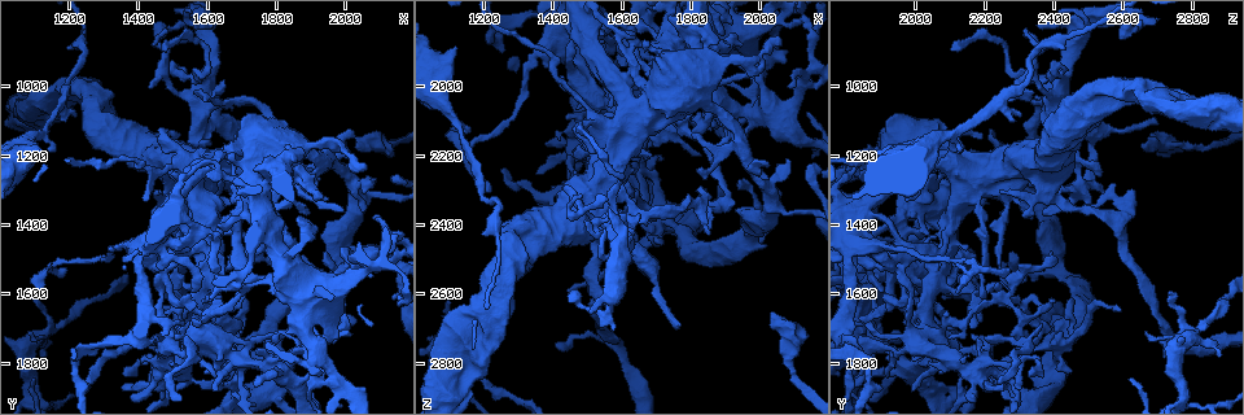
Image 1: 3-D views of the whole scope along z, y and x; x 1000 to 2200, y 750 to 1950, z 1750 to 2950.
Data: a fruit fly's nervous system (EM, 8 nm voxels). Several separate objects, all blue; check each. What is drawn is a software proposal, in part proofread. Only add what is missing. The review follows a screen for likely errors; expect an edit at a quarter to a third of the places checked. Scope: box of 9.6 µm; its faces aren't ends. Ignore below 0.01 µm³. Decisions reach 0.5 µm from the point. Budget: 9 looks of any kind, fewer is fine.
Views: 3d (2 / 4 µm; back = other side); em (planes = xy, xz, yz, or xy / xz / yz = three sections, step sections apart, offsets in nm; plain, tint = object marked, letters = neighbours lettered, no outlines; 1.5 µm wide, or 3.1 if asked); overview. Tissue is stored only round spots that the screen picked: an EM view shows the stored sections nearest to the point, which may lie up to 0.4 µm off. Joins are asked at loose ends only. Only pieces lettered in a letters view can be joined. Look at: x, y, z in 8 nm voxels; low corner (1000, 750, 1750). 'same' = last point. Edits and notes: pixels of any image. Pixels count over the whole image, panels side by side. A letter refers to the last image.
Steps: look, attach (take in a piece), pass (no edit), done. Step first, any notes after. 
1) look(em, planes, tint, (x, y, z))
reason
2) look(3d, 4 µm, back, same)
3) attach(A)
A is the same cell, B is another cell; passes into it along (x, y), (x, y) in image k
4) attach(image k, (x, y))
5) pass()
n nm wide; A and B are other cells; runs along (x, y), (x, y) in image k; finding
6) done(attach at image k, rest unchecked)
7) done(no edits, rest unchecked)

look(3d, 2 µm, (1450, 870, 2590))
tapers out

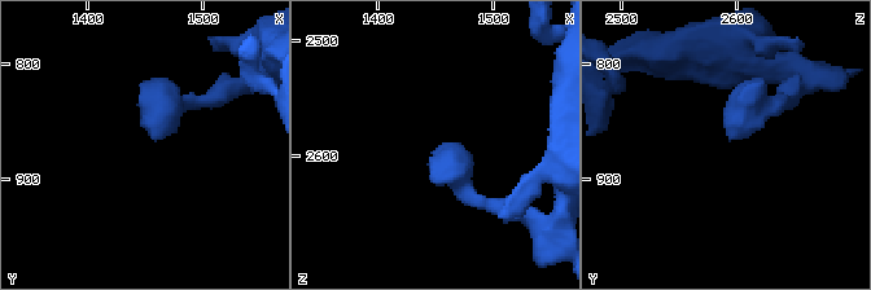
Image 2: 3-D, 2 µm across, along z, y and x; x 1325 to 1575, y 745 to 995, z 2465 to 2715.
look(em, planes, tint, (1460, 868, 2594))
shape alone is not enough

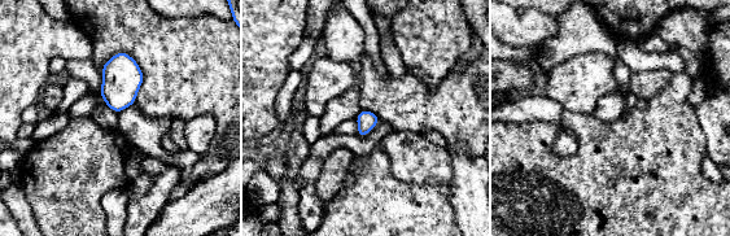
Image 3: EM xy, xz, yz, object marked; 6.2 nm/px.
look(em, planes, letters, same)

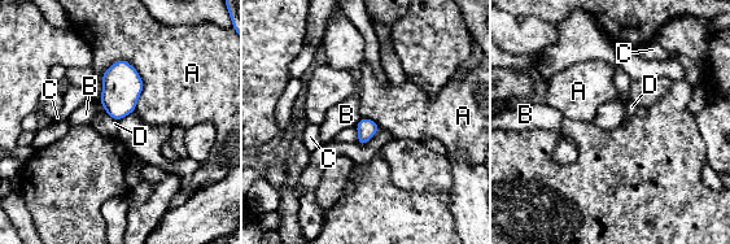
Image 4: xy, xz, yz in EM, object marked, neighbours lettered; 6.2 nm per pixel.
pass()
A, B, C and D are other cells; no lettered piece goes on from it

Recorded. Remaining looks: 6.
look(3d, 2 µm, (1690, 1330, 2200))

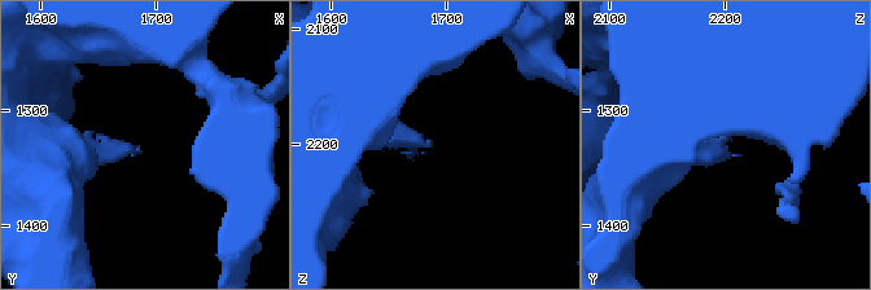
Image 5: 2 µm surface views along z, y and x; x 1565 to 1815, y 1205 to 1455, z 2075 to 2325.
look(em, planes, plain, (1686, 1334, 2204))
shape alone is not enough

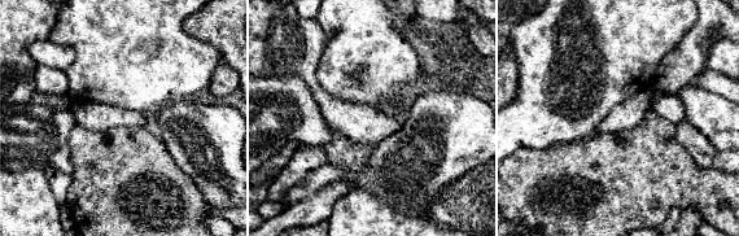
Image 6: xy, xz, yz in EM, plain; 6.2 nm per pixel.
look(em, planes, letters, same)
what lies round it

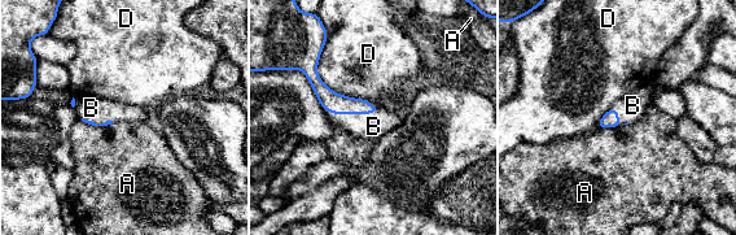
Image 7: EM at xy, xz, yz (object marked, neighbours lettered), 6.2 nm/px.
attach(image 7, (373, 126))
B is the same cell, A and D are other cells; passes into it along (336, 103), (353, 113), (373, 126) in image 7; it goes on there

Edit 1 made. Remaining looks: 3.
look(em, xz, step 8, plain, (1610, 1530, 1840))

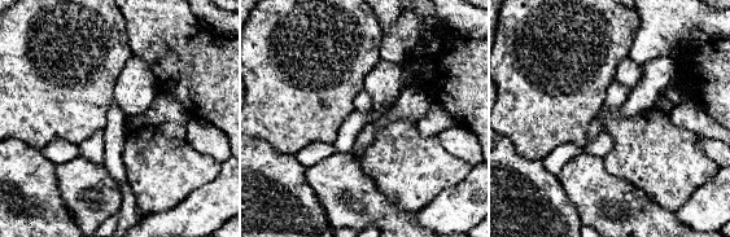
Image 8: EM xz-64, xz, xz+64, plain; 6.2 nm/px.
look(em, xz, step 8, letters, same)
see the neighbours

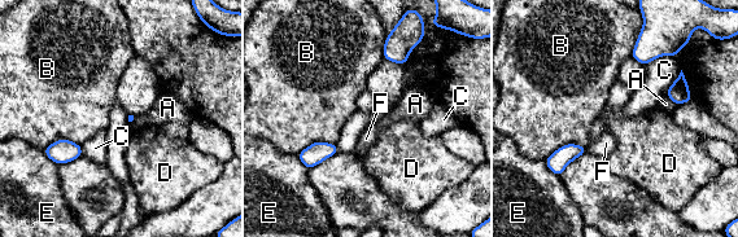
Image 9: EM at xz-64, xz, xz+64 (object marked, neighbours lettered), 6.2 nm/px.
pass()
A, B, C, D, E and F are other cells; none of them fits

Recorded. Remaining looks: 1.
look(em, planes, letters, (2030, 1160, 2650))
free end

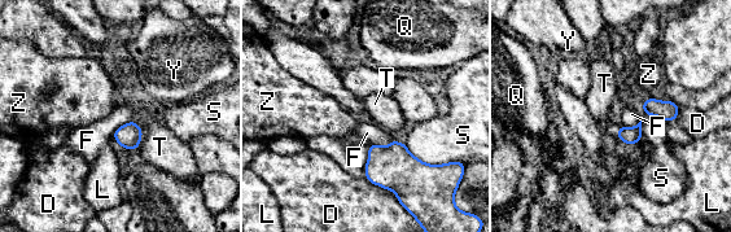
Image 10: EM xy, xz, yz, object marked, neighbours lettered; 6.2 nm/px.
pass()
D, F, L, Q, S, T, Y and Z are other cells; border along (392, 139), (386, 145), (368, 144) in image 10; no lettered piece goes on from it

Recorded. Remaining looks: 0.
done(attach at image 7, rest unchecked)

